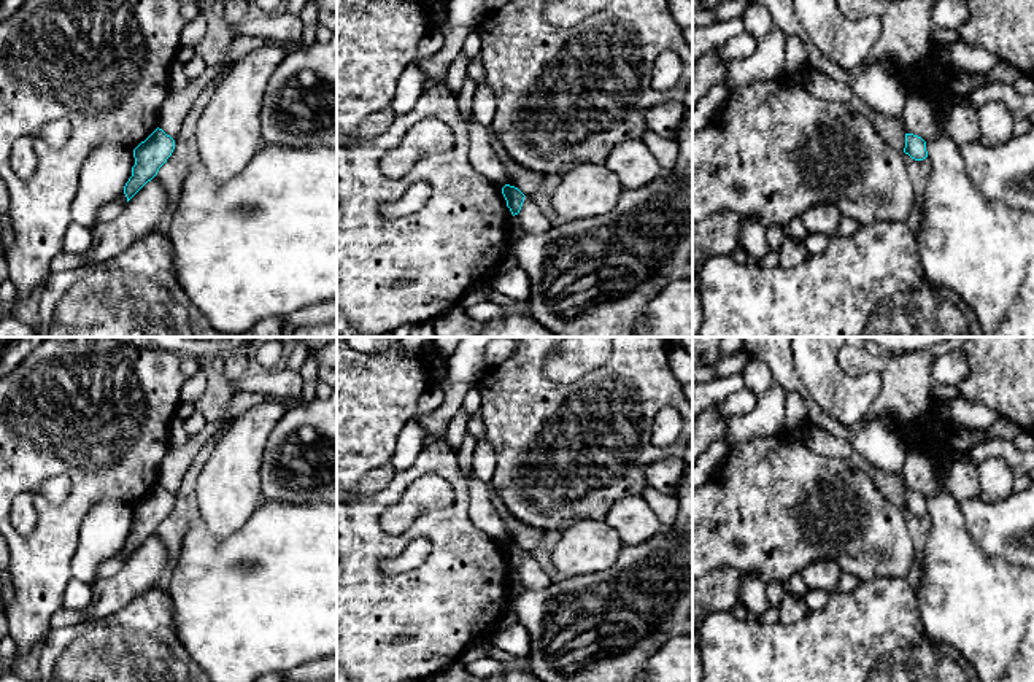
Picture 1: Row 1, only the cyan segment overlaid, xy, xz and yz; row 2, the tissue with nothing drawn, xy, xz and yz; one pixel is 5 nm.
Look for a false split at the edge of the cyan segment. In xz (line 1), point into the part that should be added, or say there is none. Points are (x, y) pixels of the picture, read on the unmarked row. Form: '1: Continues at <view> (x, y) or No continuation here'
1: No continuation here

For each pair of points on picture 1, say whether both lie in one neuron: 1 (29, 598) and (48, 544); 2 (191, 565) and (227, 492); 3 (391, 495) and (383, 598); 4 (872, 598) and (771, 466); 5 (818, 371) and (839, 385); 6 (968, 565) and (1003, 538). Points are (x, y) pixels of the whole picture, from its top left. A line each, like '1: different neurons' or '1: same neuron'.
1: same neuron
2: different neurons
3: same neuron
4: different neurons
5: same neuron
6: different neurons

